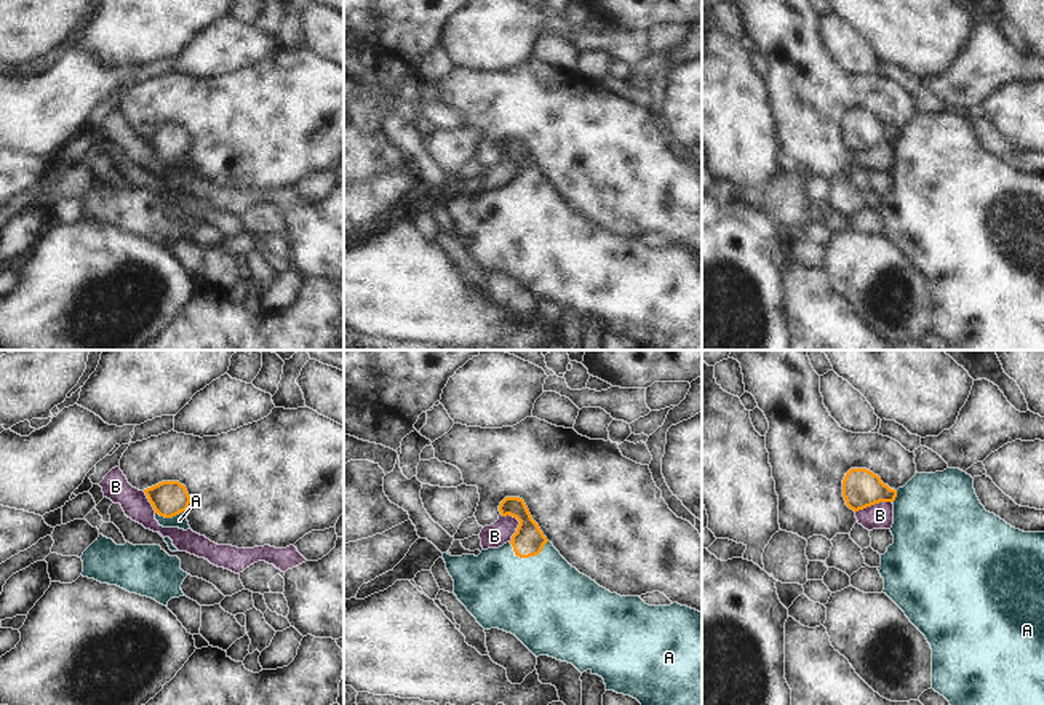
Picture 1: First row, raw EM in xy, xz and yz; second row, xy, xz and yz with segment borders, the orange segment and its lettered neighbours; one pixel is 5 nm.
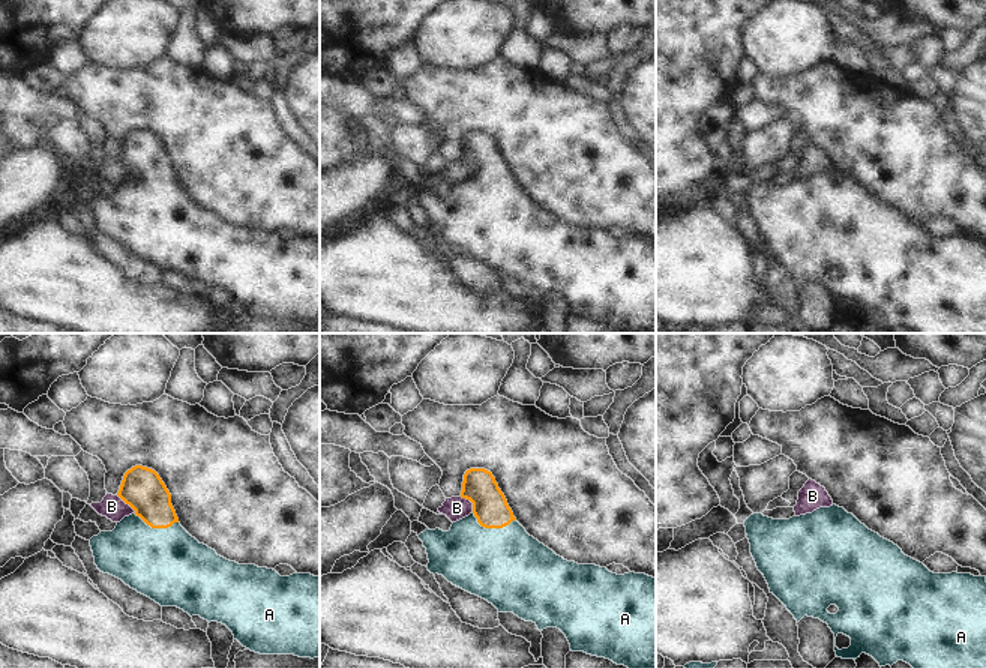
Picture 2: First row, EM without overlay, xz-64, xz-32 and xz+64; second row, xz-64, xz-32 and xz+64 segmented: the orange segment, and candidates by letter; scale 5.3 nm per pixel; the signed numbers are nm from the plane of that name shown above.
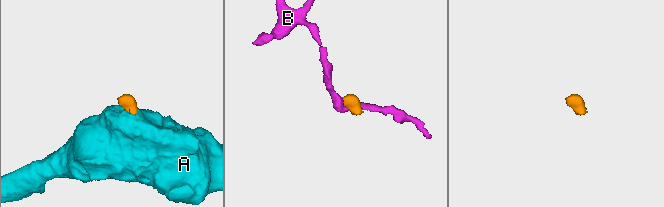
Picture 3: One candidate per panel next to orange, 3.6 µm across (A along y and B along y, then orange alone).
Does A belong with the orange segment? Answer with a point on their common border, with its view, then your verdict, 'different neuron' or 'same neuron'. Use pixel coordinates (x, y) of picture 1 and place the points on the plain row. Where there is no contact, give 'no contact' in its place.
contact xz (526, 199); same neuron

